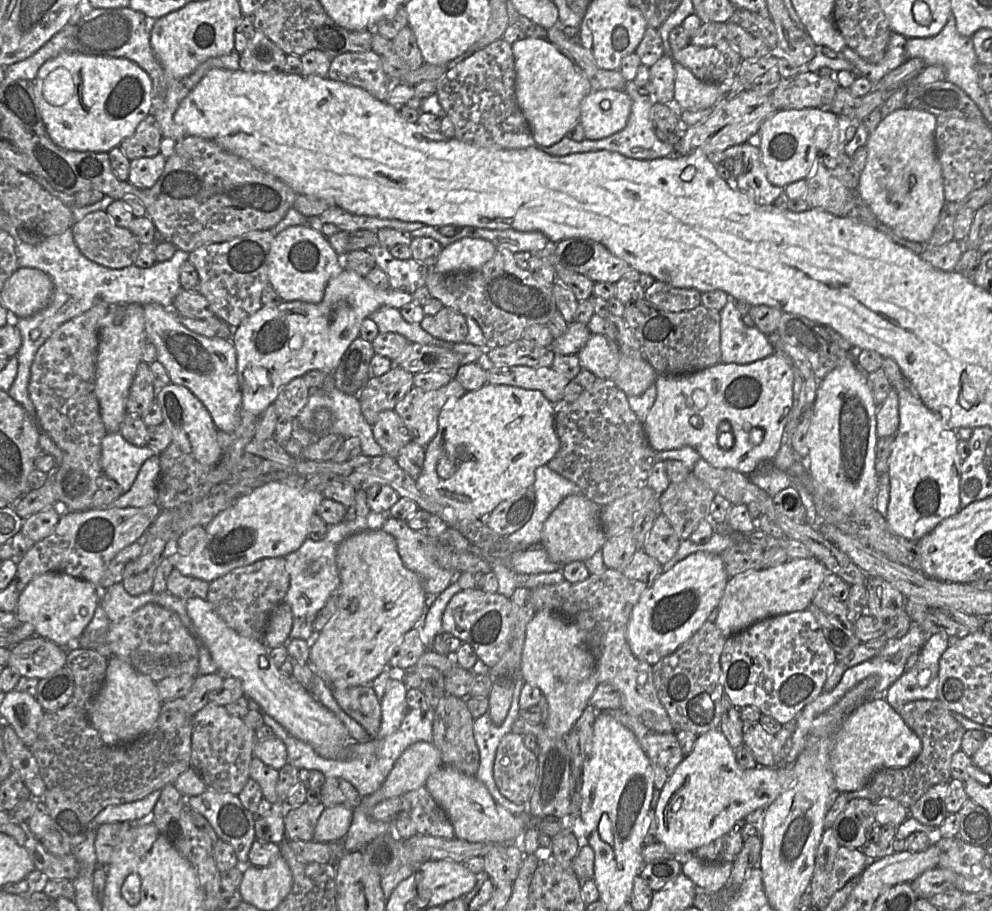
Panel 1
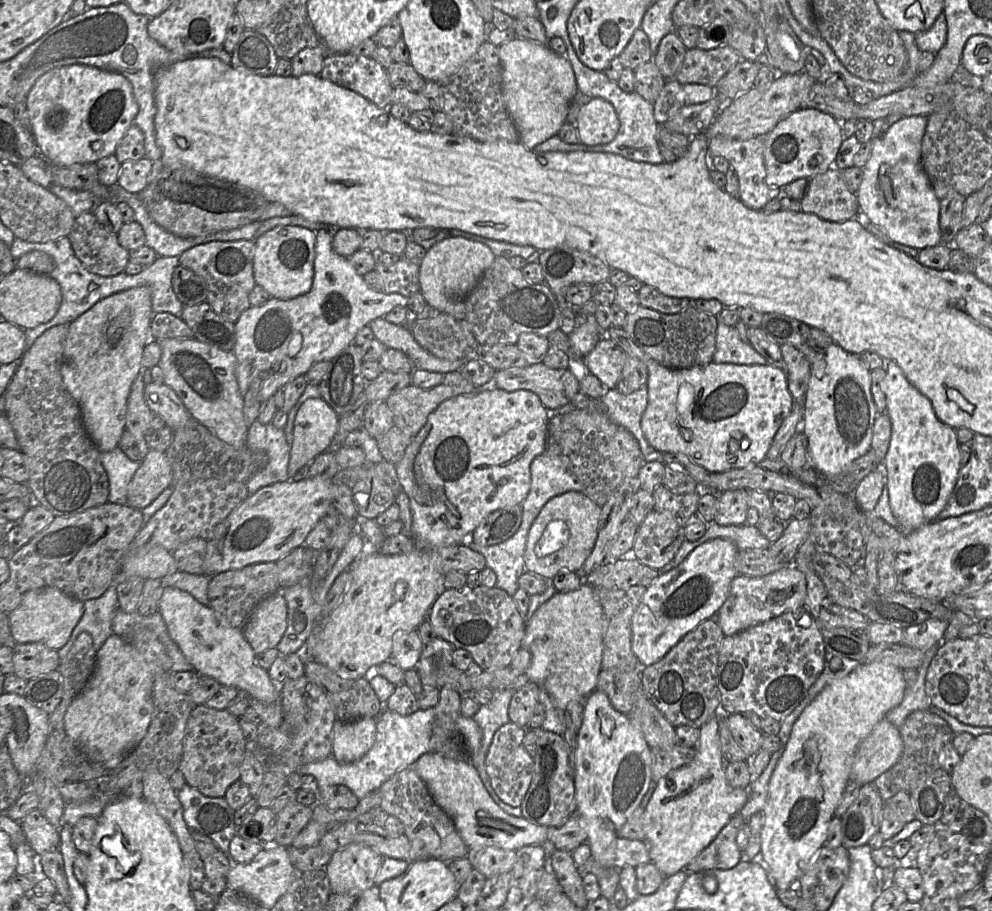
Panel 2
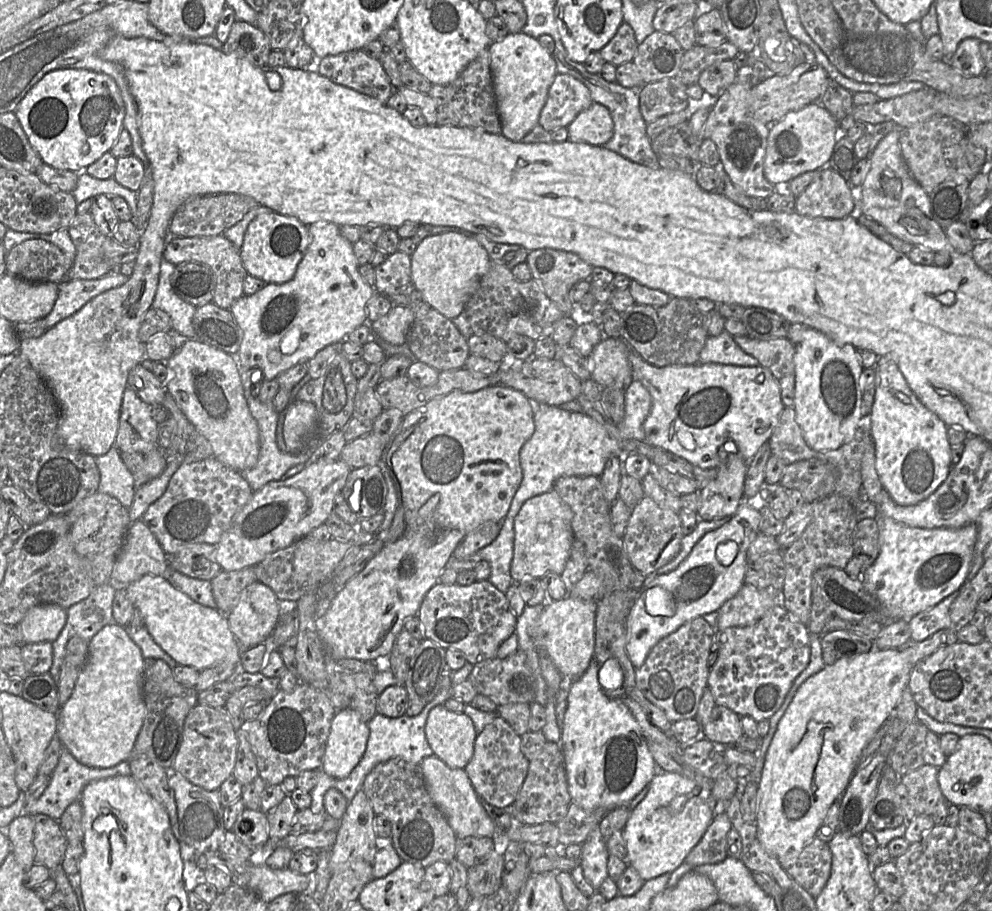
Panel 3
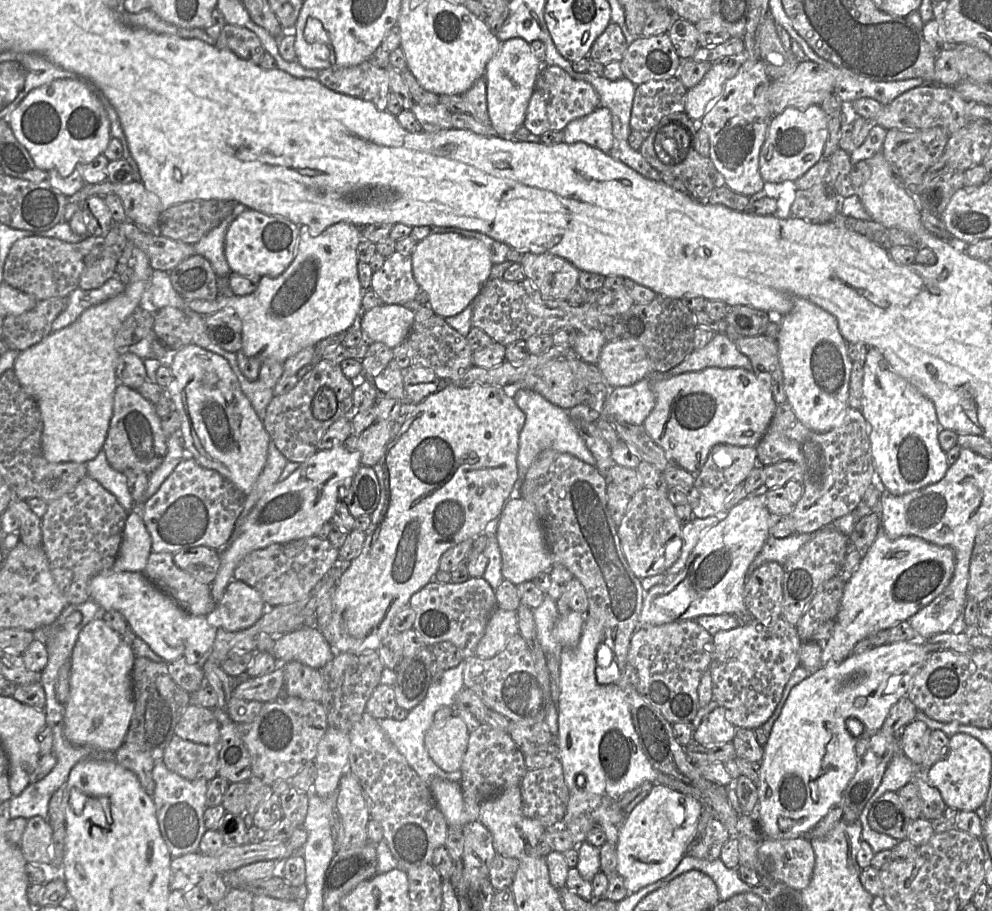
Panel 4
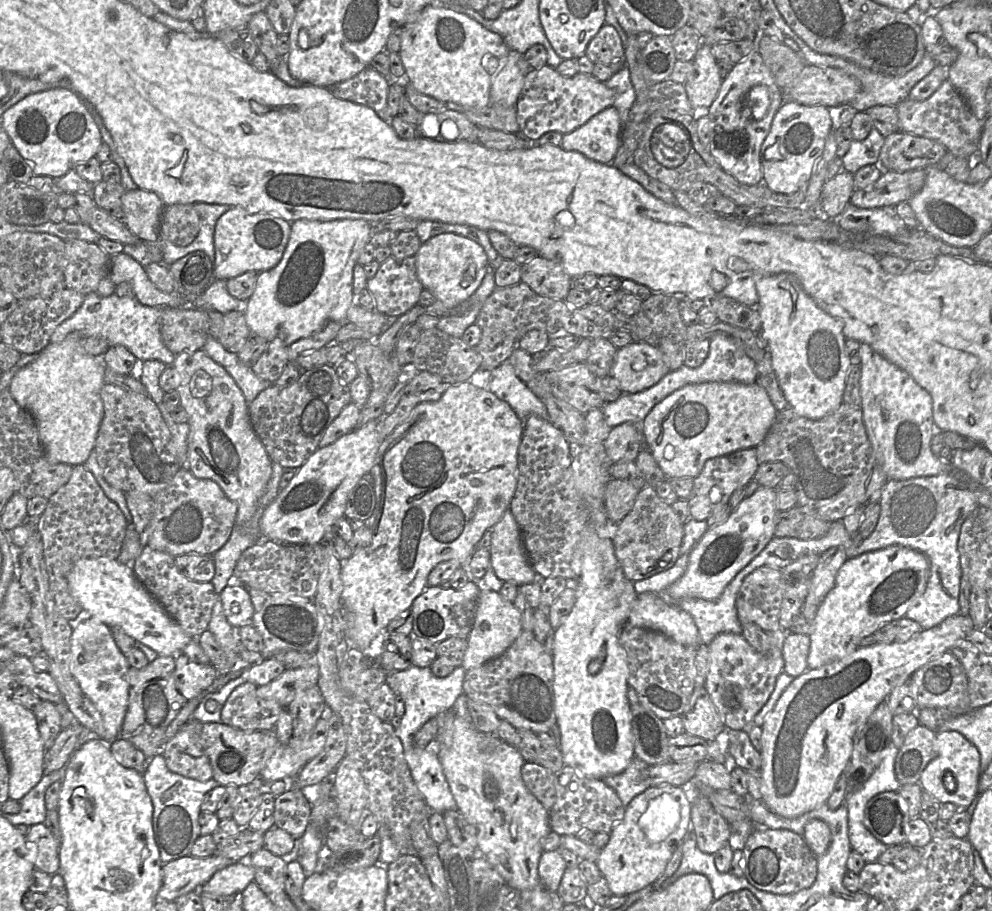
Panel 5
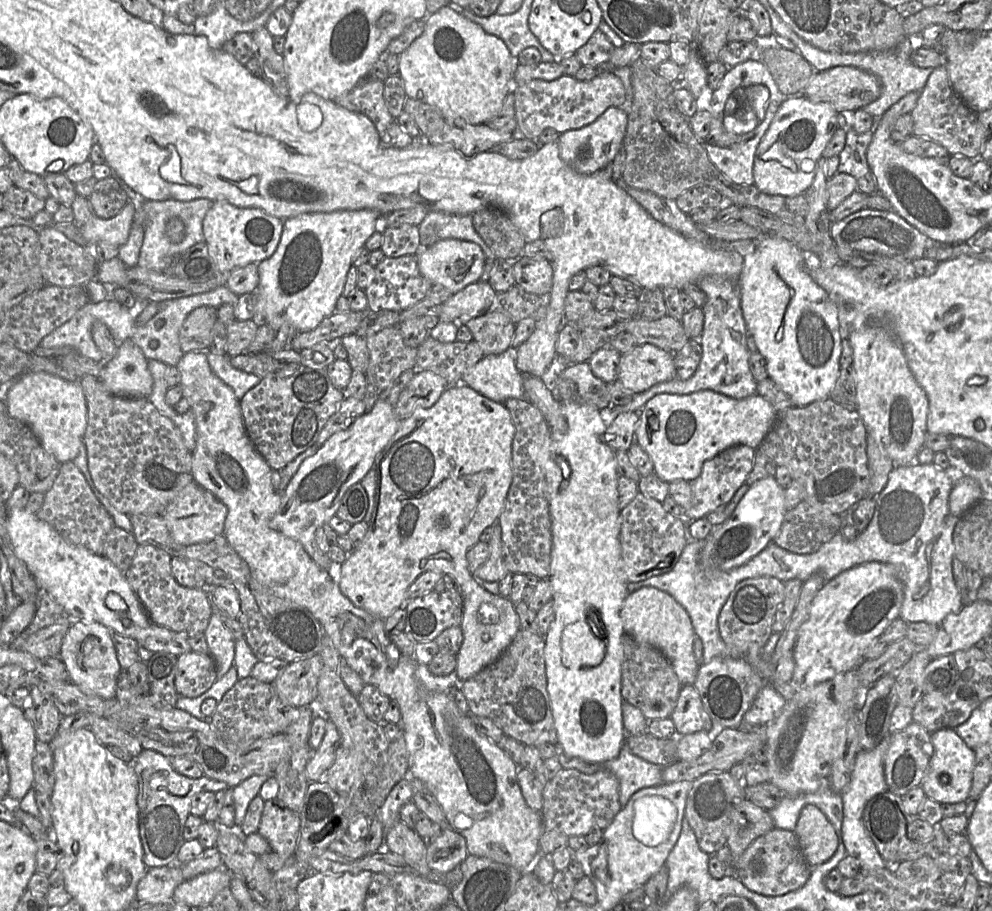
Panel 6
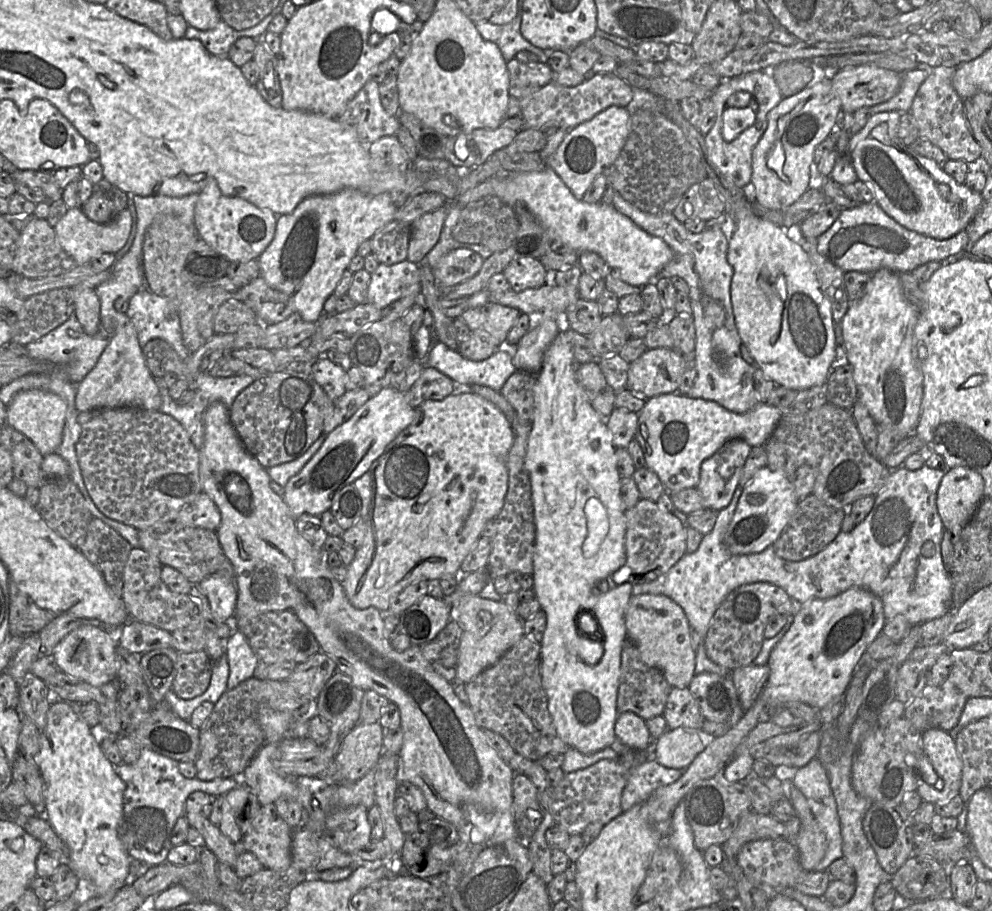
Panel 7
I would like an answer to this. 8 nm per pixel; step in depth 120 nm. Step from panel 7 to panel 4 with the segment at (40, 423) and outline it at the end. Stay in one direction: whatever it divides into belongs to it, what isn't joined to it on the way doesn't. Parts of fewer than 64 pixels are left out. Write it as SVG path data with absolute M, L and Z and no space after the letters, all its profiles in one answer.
M135 247L132 255L128 266L133 268L133 274L124 292L88 308L69 326L52 331L41 342L21 351L14 363L13 370L20 385L39 407L43 420L42 451L50 463L87 463L103 449L113 415L115 390L119 384L116 365L121 351L115 346L115 335L122 323L139 307L144 291L151 284L154 271L148 256L142 250Z

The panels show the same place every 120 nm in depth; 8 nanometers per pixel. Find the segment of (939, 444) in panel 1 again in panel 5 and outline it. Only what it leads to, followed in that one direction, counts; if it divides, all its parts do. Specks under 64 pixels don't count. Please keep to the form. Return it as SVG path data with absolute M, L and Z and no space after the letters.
M860 344L859 353L861 411L875 464L892 480L934 476L946 471L930 448L935 434L930 394L870 345Z

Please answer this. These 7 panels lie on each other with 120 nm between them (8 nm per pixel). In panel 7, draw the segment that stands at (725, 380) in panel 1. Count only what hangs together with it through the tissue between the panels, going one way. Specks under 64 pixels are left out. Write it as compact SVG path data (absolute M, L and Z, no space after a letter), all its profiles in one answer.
M677 393L661 394L646 399L644 407L638 412L634 439L642 448L646 467L657 474L667 492L674 493L686 488L696 488L700 479L701 463L729 440L742 439L751 447L763 446L770 439L781 417L780 410L768 403L759 402L752 410L738 414L711 400L691 398Z

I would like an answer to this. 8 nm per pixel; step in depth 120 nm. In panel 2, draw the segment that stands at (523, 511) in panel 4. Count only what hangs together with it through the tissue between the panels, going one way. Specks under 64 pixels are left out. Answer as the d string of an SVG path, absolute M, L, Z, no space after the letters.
M568 491L549 499L528 533L524 562L526 572L552 579L560 570L577 572L595 545L601 507L581 491Z

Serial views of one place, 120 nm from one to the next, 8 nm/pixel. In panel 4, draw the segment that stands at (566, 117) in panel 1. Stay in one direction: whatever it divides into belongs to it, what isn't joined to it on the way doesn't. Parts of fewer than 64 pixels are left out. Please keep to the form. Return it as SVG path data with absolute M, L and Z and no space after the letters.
M512 38L501 43L497 53L487 63L485 80L487 82L487 106L491 125L502 138L512 138L518 128L523 126L530 98L533 94L542 64L531 51L531 44L522 38Z

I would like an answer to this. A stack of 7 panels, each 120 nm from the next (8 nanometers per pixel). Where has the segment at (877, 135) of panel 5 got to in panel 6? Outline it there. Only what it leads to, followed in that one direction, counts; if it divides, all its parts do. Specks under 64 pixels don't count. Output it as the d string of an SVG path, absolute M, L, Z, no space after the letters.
M851 126L846 129L845 146L838 155L837 171L859 179L870 171L866 152L873 138L873 130L858 134Z

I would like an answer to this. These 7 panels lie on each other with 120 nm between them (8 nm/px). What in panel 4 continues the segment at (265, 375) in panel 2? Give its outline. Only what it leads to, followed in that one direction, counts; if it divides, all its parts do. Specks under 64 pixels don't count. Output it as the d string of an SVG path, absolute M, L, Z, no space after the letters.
M346 222L333 224L317 236L311 235L309 226L300 226L296 255L278 277L261 277L257 289L246 296L221 294L213 301L186 300L187 306L202 316L222 309L233 309L242 321L242 351L249 357L259 359L261 363L267 359L284 363L303 348L316 346L323 339L347 332L357 325L364 311L362 295L365 291L359 282L357 271L357 248L361 240L360 227Z

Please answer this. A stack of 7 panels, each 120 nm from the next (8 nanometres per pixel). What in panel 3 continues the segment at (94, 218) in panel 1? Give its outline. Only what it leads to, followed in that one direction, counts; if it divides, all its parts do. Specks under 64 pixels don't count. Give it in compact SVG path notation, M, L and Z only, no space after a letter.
M90 212L76 215L68 227L75 246L75 256L68 279L96 280L109 274L113 266L103 256L103 243L107 239L94 223Z

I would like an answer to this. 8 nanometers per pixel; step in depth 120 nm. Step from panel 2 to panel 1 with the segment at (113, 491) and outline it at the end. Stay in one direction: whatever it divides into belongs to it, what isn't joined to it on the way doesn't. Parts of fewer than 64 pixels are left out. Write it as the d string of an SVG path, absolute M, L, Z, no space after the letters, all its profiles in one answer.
M121 432L107 433L102 440L101 465L104 473L127 492L133 485L143 463L161 454L152 447L135 446Z

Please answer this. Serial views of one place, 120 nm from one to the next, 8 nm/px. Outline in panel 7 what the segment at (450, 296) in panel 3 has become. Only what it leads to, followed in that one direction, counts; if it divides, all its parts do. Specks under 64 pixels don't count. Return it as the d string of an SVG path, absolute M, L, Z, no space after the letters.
M458 248L444 255L432 272L438 284L454 286L476 275L483 262L484 259L477 252Z

